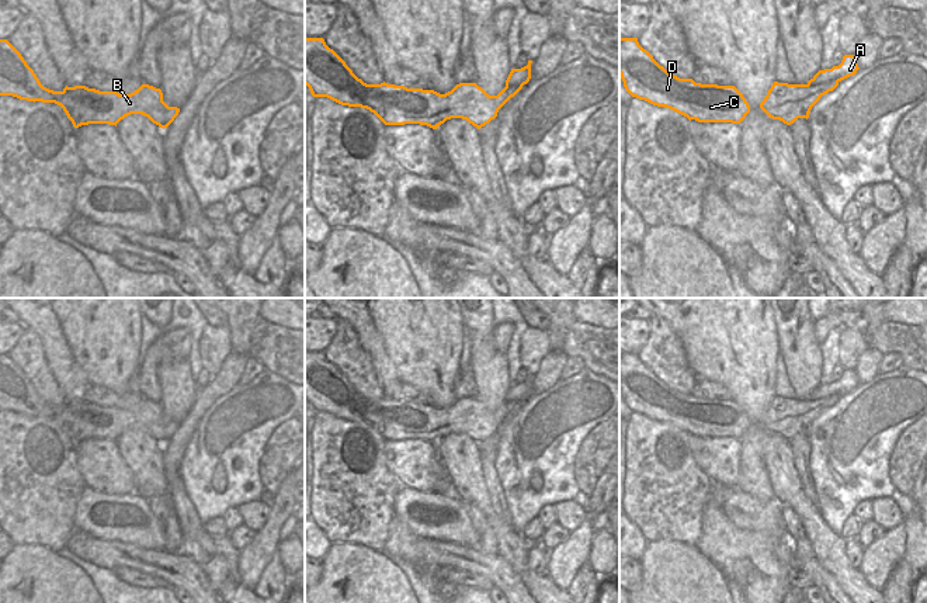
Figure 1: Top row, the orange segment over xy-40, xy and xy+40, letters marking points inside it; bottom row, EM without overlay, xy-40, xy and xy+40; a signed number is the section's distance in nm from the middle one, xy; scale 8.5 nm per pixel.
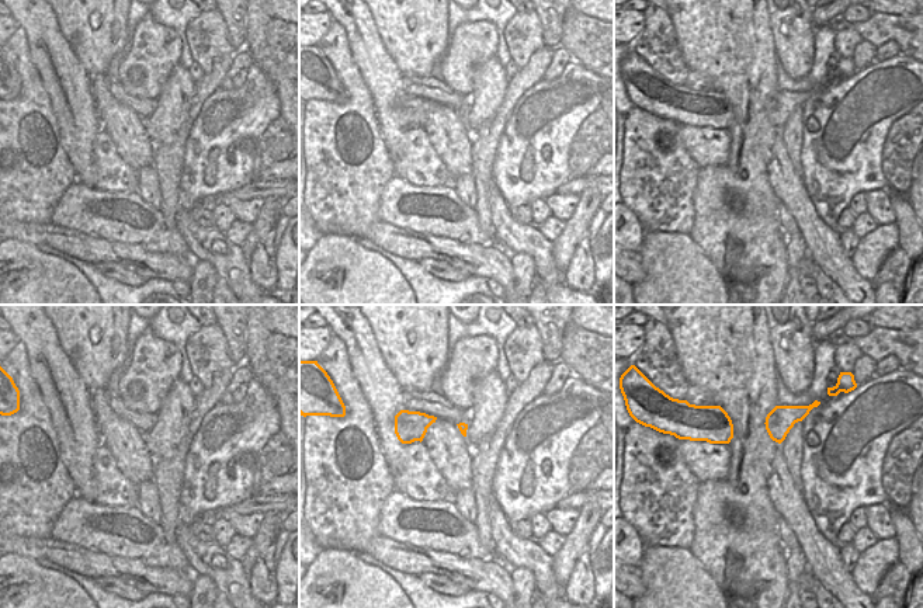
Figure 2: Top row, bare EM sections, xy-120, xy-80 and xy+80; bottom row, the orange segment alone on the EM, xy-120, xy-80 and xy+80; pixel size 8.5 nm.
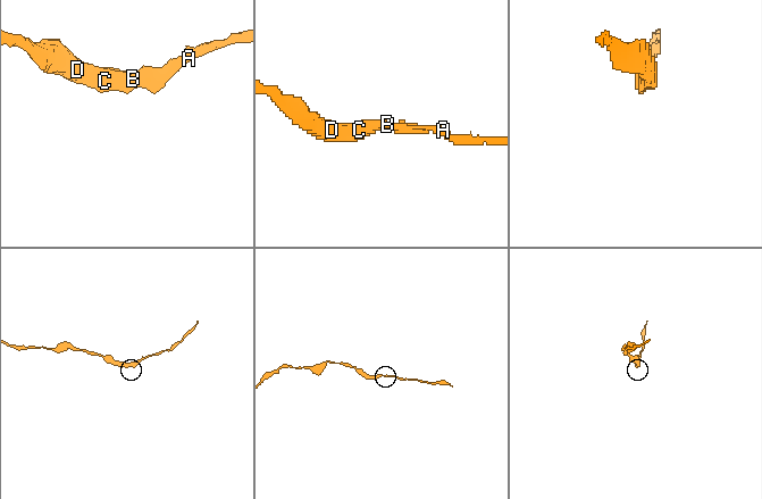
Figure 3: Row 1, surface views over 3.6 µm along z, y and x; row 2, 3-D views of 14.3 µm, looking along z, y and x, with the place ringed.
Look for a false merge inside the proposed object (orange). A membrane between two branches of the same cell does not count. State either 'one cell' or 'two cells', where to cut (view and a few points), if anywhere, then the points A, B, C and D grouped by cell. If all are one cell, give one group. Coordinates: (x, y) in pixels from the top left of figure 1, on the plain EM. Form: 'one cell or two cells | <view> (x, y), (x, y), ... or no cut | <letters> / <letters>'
one cell | no cut | A B C D

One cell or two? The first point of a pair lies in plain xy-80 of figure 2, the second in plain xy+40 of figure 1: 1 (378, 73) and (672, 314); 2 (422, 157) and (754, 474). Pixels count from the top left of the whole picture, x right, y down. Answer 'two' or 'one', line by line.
1: one
2: two

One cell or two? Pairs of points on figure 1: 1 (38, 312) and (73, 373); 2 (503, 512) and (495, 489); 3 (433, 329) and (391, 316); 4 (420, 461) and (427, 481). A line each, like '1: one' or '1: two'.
1: one
2: one
3: one
4: one

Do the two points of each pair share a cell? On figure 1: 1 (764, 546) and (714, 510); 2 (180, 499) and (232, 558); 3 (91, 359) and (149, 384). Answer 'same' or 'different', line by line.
1: same
2: same
3: different

